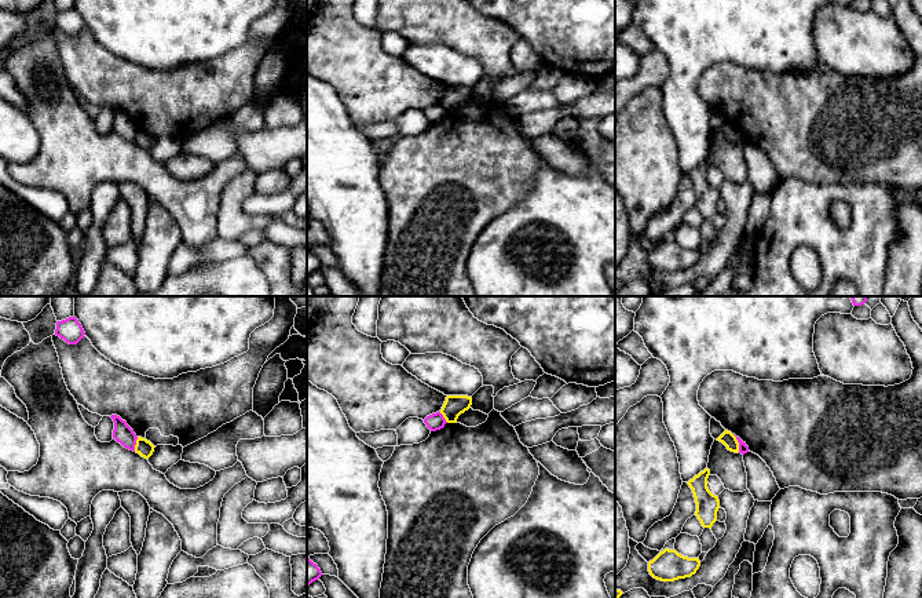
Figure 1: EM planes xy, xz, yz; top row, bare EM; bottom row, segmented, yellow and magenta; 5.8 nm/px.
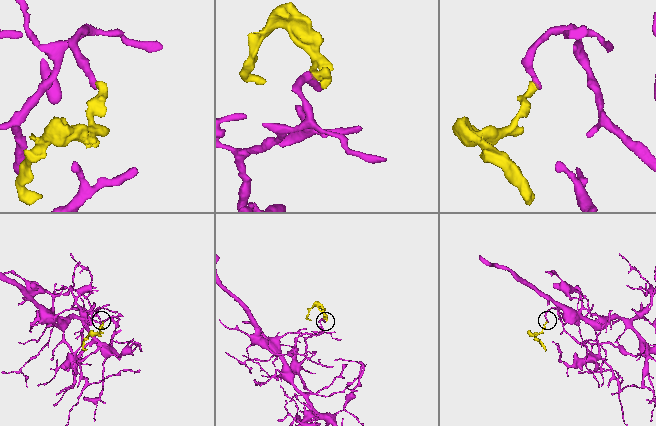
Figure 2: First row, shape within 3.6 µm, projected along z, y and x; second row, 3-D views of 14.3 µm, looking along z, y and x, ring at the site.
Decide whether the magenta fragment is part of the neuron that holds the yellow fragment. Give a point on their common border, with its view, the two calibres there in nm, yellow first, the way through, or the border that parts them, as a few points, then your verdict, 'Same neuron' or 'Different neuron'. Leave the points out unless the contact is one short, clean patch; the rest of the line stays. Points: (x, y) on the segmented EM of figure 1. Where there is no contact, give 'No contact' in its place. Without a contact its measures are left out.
Touches yellow at yz (738, 442). Thickness 80 nm (yellow) against 60 nm. Boundary: yz (732, 434), (739, 451). Different neuron

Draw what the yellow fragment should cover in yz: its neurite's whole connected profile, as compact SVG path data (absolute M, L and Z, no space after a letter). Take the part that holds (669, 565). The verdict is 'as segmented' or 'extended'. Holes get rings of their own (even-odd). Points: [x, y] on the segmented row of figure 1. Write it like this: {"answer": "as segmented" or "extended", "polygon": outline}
{"answer": "as segmented", "polygon": "M665 548L648 562L650 575L661 581L691 577L700 566L699 558L688 558L676 550Z"}

